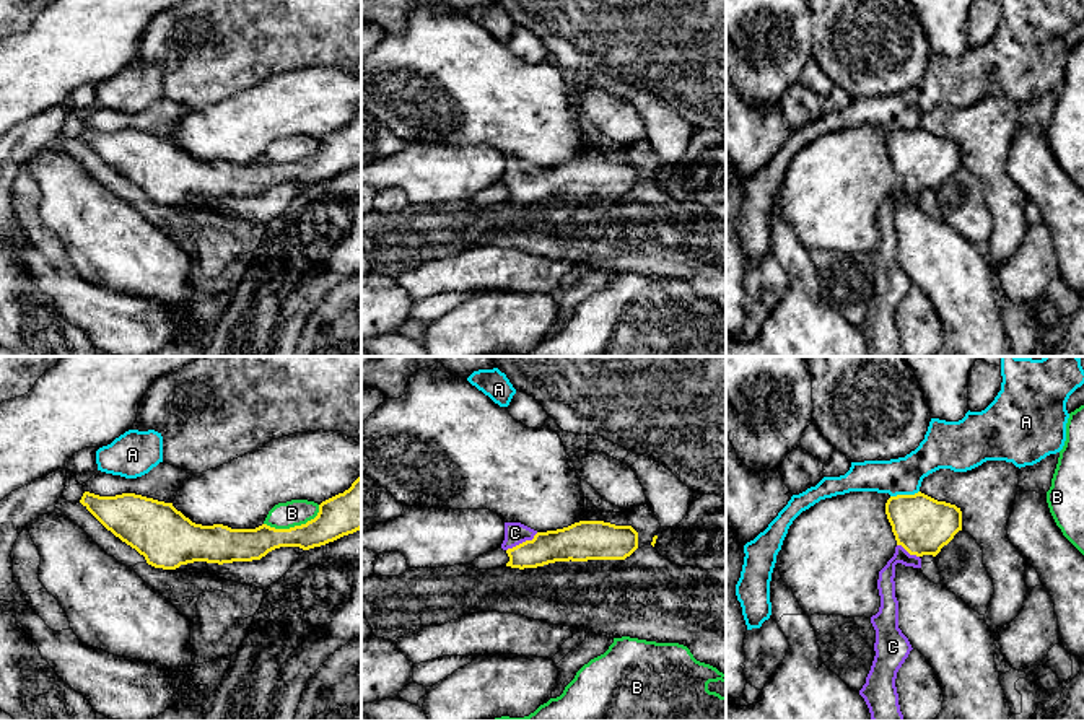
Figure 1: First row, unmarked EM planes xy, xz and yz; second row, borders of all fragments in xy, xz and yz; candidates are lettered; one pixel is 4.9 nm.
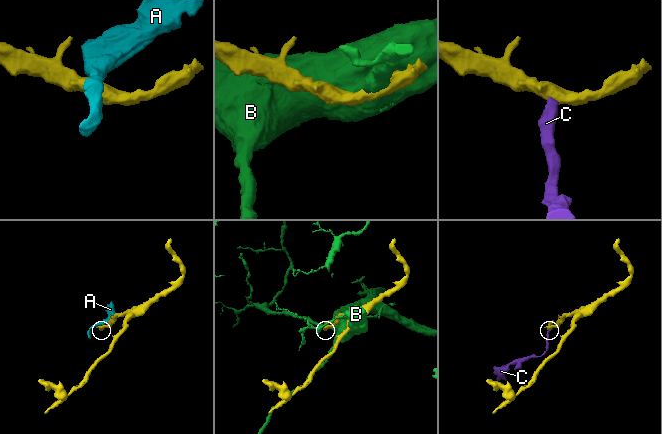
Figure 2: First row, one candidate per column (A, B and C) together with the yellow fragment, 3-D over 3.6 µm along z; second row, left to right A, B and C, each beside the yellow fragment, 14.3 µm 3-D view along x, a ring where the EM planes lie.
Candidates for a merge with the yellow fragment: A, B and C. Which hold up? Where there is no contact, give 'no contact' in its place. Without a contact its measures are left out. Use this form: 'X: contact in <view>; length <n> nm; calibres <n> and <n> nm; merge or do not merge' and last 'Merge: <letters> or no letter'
A: contact in yz; length 150 nm; calibres 280 and 190 nm; do not merge
B: contact in xy; length 300 nm; calibres 200 and 130 nm; do not merge
C: contact in xz; length 180 nm; calibres 170 and 110 nm; merge
Merge: C

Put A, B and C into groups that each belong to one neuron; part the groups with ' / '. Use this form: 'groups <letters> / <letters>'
groups A / B / C

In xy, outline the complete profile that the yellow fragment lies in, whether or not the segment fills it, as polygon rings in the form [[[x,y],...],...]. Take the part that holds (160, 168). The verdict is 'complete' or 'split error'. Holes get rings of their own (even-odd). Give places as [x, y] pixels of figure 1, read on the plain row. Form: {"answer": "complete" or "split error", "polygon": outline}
{"answer": "complete", "polygon": [[[361,111],[348,125],[319,140],[319,148],[306,159],[275,164],[262,159],[256,164],[231,164],[223,159],[202,161],[192,158],[173,138],[158,137],[135,129],[99,132],[85,127],[80,138],[116,173],[135,184],[155,203],[176,205],[194,197],[233,199],[260,195],[280,182],[309,186],[326,181],[361,164]]]}

